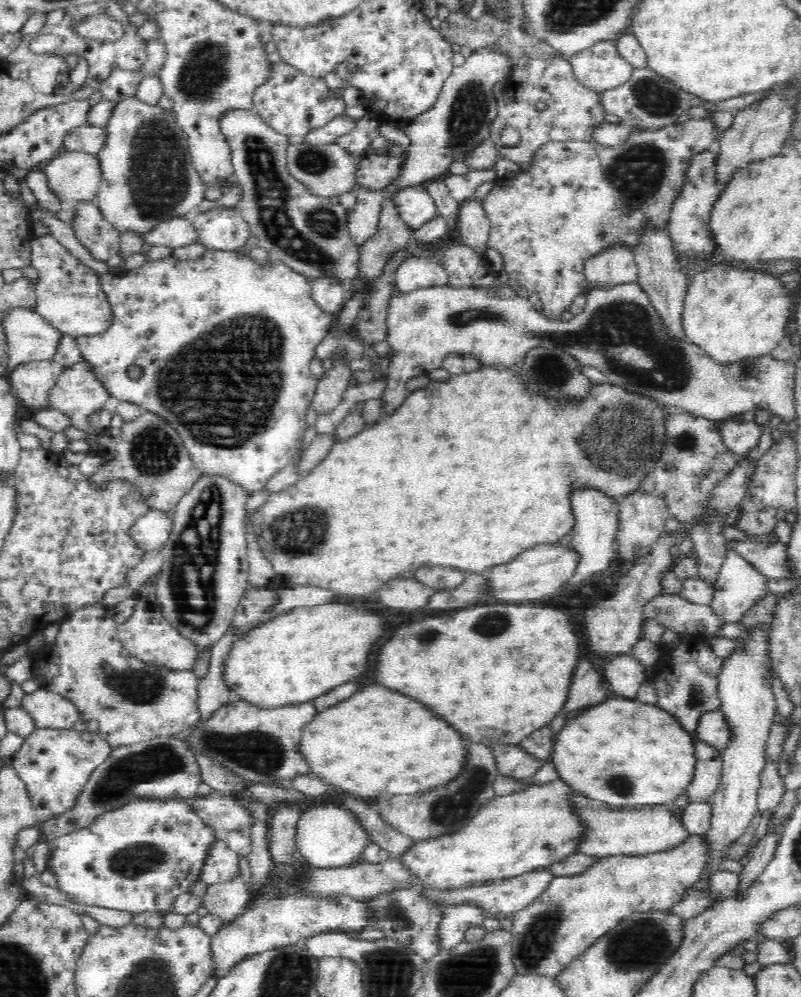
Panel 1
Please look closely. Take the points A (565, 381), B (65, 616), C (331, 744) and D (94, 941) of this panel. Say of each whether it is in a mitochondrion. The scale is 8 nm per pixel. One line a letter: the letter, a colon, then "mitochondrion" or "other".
A: mitochondrion
B: other
C: other
D: other

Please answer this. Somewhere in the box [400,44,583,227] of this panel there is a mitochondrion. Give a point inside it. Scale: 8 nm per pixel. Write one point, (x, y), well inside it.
(469, 112)

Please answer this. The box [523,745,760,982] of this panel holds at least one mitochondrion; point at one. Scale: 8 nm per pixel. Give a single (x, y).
(641, 943)

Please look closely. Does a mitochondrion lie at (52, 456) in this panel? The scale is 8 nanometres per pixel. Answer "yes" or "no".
no

